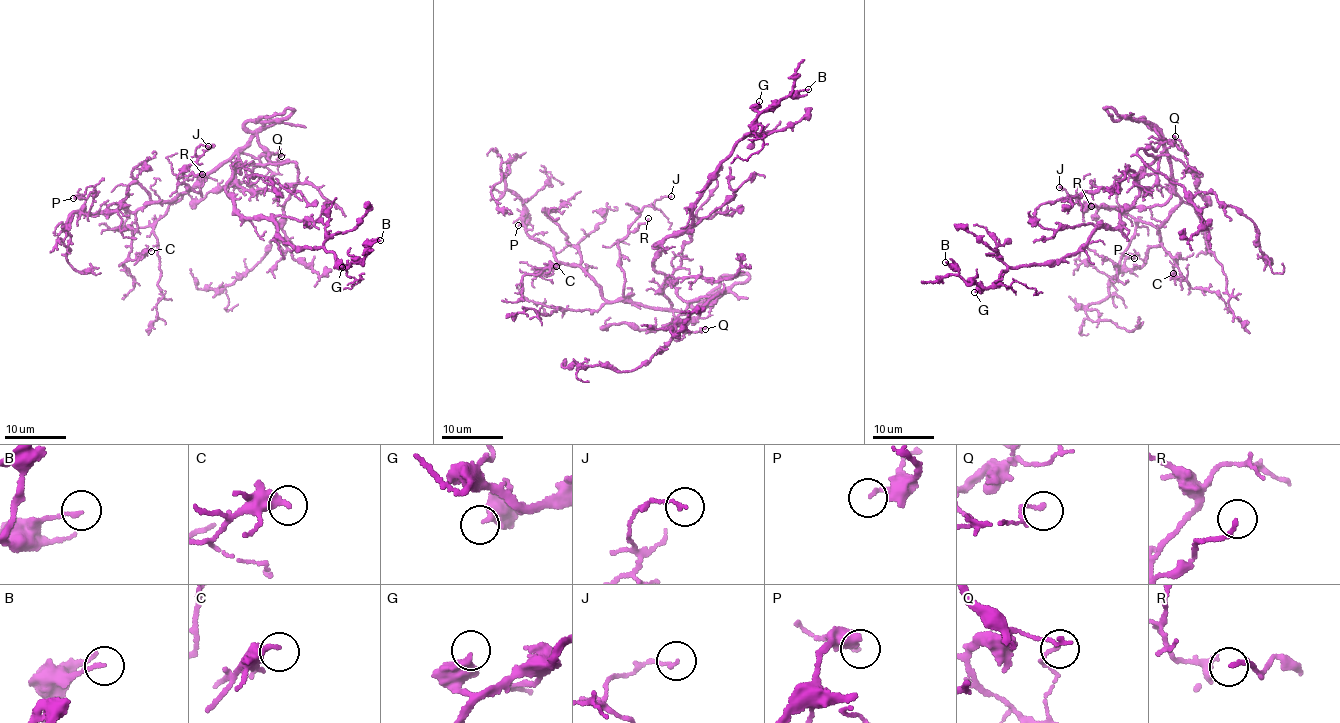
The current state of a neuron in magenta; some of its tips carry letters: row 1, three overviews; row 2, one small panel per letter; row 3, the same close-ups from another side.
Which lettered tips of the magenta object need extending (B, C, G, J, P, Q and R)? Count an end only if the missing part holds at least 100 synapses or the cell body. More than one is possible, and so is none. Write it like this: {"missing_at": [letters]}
{"missing_at": []}

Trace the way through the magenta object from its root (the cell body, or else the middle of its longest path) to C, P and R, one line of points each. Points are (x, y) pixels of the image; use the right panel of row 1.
C: (1155, 172), (1159, 156), (1165, 152), (1180, 198), (1158, 231), (1163, 248), (1188, 283), (1173, 273)
P: (1155, 172), (1165, 152), (1180, 198), (1161, 223), (1160, 244), (1142, 266), (1128, 269), (1125, 258), (1134, 258)
R: (1155, 172), (1165, 152), (1173, 178), (1170, 198), (1163, 203), (1123, 212), (1107, 205), (1091, 206)

